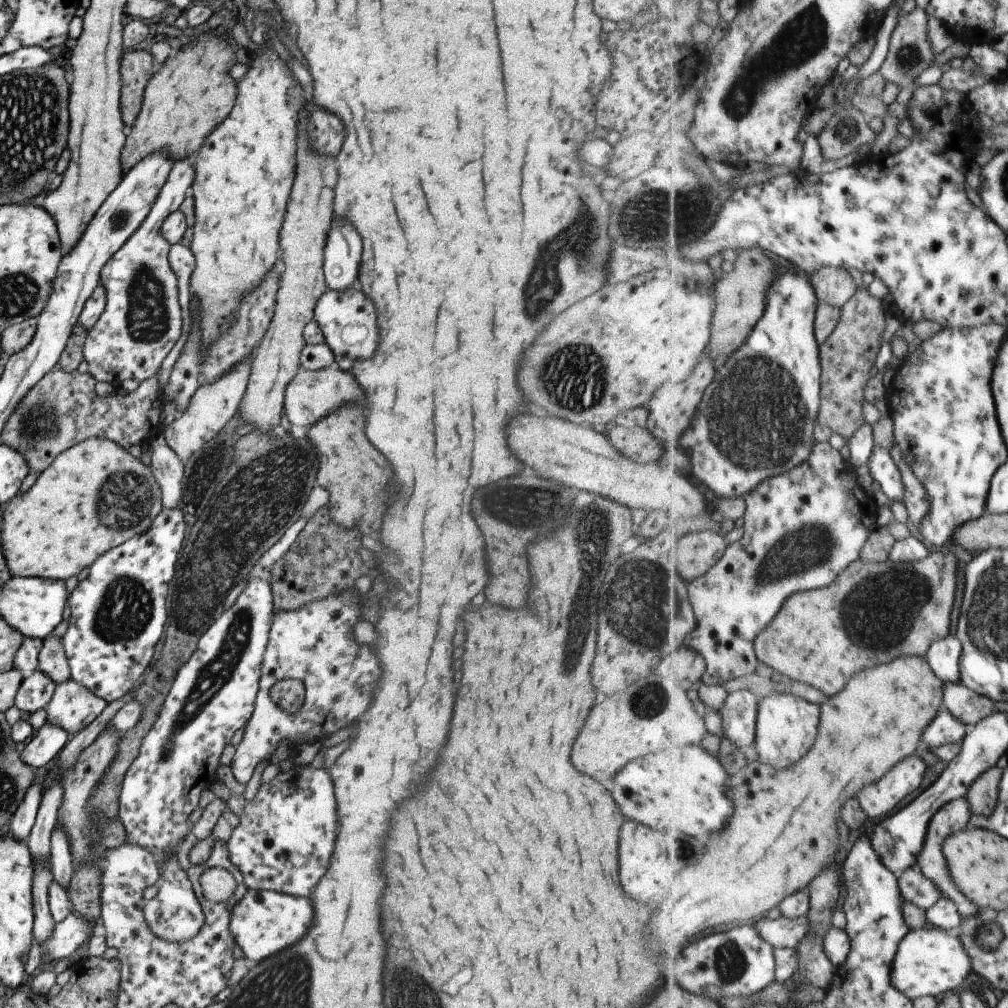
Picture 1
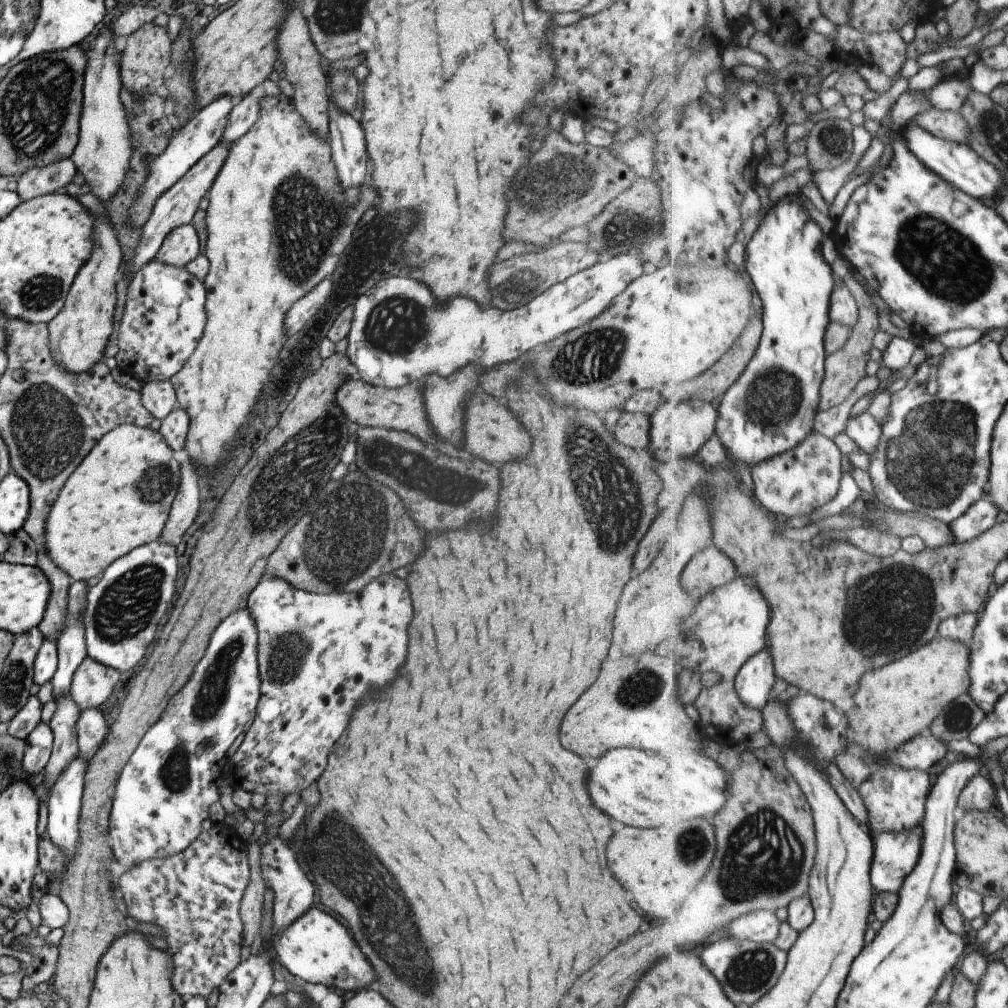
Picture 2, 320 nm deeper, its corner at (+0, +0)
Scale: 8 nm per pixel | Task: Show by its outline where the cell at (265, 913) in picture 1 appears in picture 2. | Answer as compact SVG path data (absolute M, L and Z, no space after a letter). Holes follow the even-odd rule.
M311 908L295 920L284 932L272 939L277 958L282 966L300 983L320 982L324 986L340 990L360 990L376 982L376 972L368 958L360 952L356 940L352 940L348 928L338 924L330 914Z

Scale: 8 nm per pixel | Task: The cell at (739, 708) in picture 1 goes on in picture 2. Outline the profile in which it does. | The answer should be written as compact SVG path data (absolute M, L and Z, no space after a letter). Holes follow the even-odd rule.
M766 648L748 660L744 668L740 670L740 674L737 676L737 689L744 703L763 712L772 700L772 690L774 690L776 682L778 682L778 676L775 667L775 658L772 651Z

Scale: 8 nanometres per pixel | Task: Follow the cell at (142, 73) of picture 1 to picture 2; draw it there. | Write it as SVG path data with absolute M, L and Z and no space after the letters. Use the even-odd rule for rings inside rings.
M146 23L140 25L126 42L126 47L120 53L121 83L124 89L133 94L154 94L164 82L164 70L170 64L170 50L172 41L168 35L167 26Z

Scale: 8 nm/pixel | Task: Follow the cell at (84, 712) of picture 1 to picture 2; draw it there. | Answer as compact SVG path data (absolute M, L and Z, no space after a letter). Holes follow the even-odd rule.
M84 657L74 671L70 690L79 709L96 708L105 702L120 681L120 674L115 668Z

